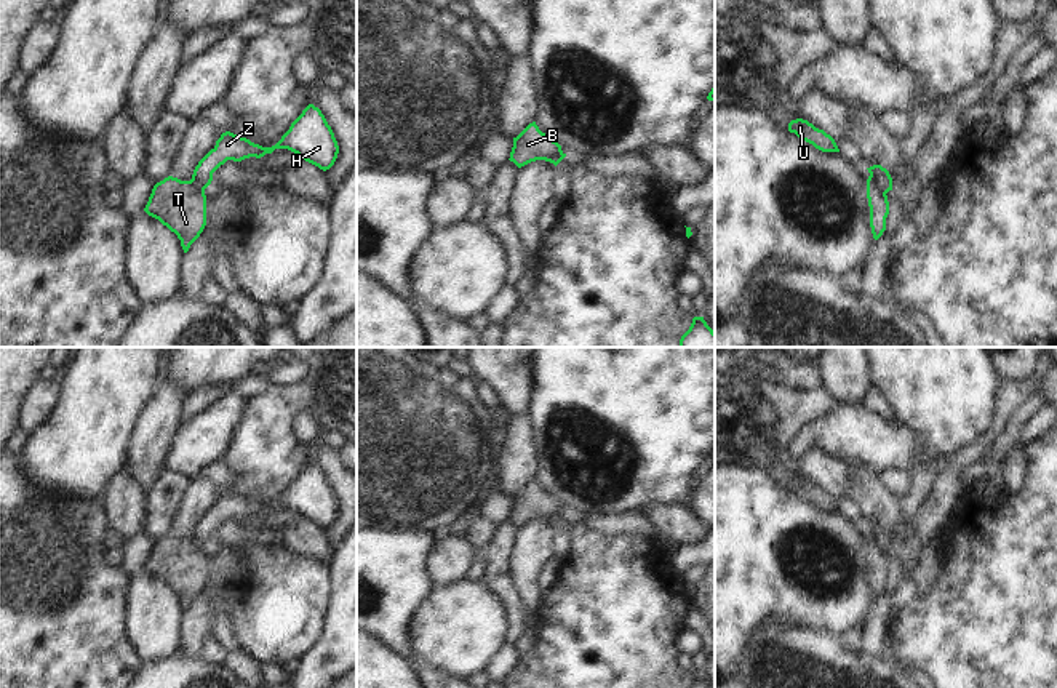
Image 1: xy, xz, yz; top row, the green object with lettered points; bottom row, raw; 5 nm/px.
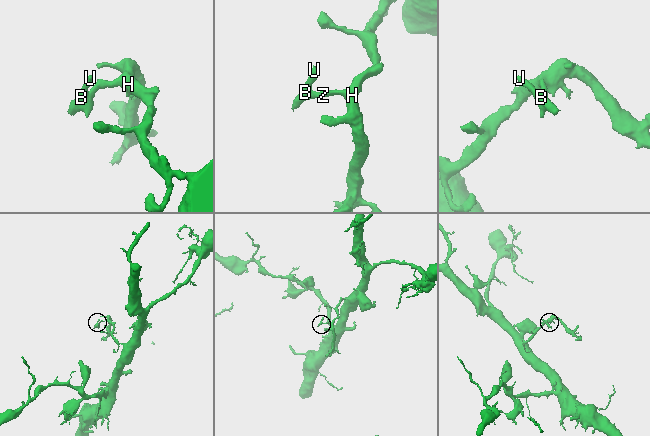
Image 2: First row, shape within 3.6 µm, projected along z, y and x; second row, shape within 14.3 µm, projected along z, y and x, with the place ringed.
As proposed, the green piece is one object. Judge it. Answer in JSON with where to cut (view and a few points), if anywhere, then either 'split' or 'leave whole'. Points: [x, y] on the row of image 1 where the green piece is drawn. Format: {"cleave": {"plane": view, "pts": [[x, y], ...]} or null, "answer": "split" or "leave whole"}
{"cleave": {"plane": "yz", "pts": [[870, 175], [885, 194]]}, "answer": "split"}

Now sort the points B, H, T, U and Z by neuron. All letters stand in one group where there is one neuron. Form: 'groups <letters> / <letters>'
groups B T U / H Z

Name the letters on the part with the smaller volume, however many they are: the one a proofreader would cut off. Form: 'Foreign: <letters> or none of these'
Foreign: B, T, U

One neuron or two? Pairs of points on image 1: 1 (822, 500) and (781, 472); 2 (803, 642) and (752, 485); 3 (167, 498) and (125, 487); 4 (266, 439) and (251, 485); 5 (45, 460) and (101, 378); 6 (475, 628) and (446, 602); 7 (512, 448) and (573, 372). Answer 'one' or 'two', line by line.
1: one
2: two
3: two
4: one
5: one
6: one
7: two

